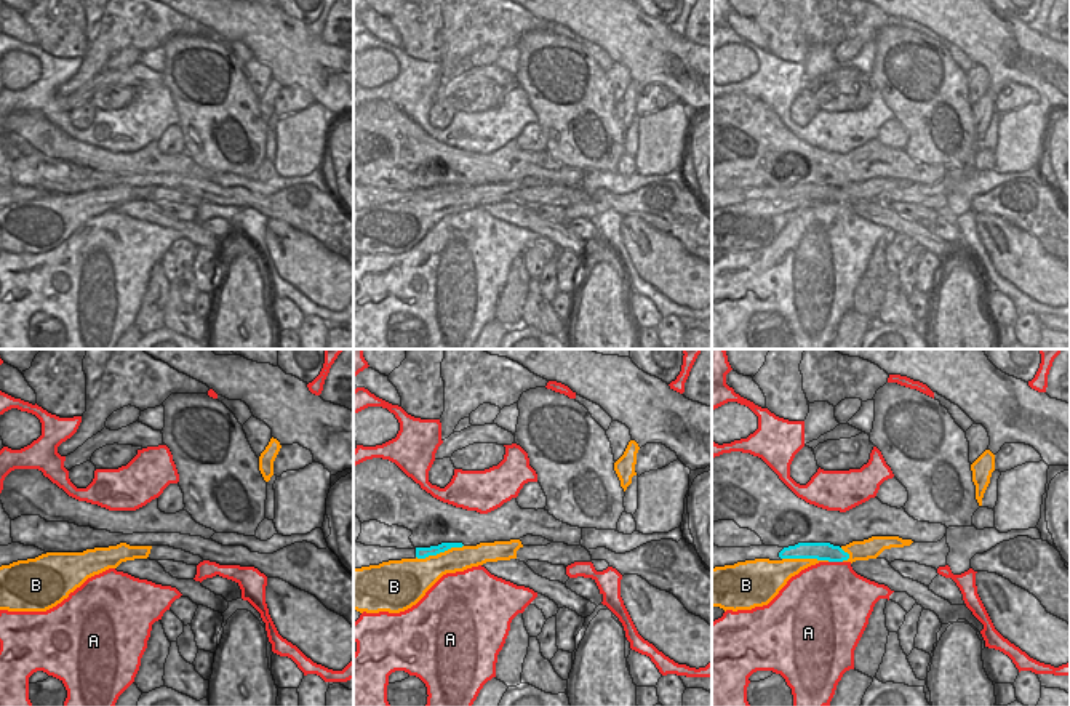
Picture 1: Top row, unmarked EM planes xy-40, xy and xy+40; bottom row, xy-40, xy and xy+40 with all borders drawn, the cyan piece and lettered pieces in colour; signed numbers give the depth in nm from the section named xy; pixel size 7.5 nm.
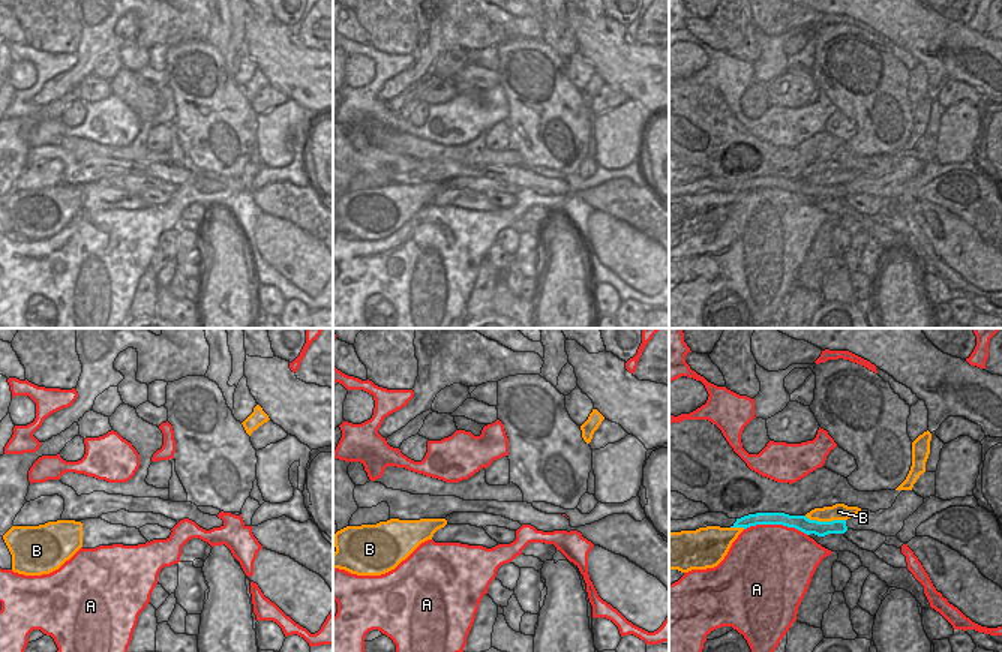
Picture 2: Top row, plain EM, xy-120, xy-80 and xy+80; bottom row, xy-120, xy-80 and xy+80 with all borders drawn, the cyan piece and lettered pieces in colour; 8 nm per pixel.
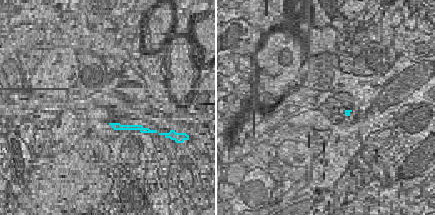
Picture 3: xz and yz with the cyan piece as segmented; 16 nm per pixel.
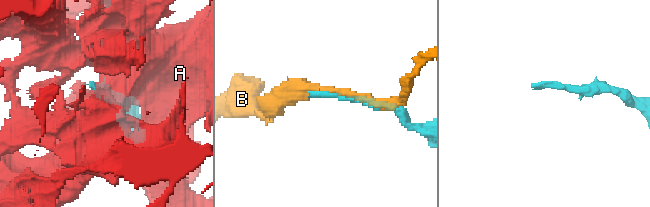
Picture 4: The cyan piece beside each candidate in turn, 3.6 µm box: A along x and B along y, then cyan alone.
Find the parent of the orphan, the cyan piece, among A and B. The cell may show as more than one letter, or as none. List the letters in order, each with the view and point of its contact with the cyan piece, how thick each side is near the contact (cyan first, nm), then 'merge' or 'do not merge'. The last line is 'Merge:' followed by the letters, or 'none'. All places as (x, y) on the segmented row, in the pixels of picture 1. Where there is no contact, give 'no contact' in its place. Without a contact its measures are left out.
A: xy+40 (835, 561) | 140/480 nm | do not merge
B: xy (439, 553) | 100/280 nm | do not merge
Merge: none

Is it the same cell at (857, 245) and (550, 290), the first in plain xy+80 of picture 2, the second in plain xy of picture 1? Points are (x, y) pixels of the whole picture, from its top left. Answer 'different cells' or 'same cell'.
same cell

